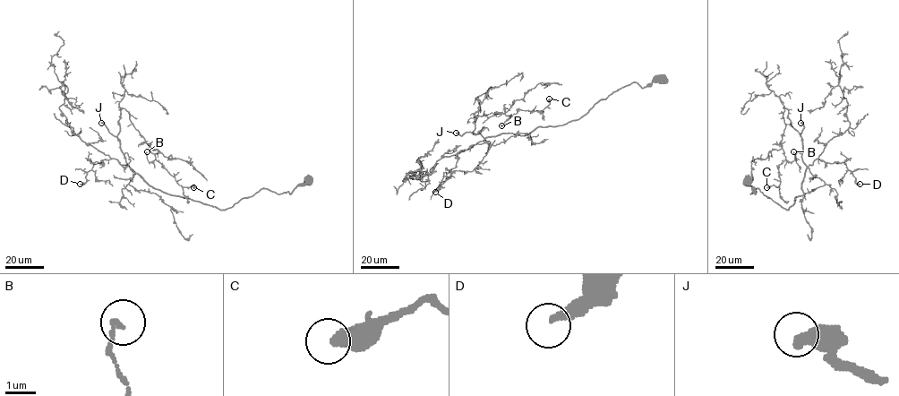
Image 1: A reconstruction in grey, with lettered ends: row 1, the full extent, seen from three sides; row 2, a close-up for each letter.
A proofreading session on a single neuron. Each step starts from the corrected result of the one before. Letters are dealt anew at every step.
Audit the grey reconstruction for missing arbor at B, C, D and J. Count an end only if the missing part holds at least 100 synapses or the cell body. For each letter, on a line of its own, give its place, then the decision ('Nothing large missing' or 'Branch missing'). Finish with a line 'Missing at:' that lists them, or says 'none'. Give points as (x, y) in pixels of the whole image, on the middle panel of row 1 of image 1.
B: Place: (501, 125). Nothing large missing
C: Place: (549, 98). Nothing large missing
D: Place: (435, 192). Nothing large missing
J: Place: (456, 133). Branch missing
Missing at: J

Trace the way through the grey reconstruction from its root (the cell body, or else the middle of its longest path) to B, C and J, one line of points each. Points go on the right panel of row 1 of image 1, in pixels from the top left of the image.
B: (748, 180), (750, 194), (758, 188), (788, 210), (803, 194), (806, 166), (784, 108), (788, 161), (793, 151)
C: (748, 180), (750, 194), (758, 188), (787, 210), (803, 194), (802, 138), (786, 108), (780, 184), (766, 187)
J: (748, 180), (756, 192), (750, 194), (758, 188), (787, 210), (803, 194), (806, 166), (800, 123)

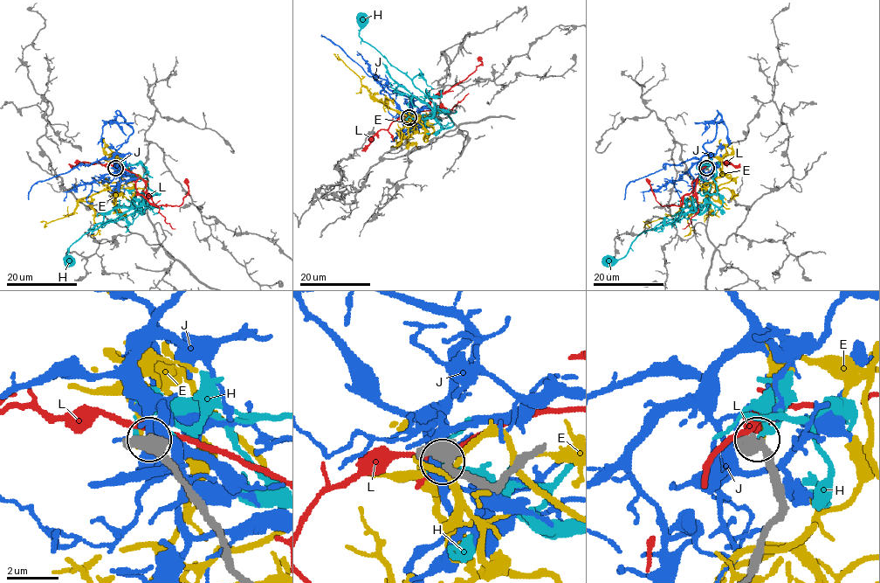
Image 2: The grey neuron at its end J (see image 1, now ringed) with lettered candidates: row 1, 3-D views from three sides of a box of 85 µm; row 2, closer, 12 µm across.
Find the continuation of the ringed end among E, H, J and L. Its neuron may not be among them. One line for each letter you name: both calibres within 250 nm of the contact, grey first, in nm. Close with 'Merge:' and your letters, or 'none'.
Merge: none

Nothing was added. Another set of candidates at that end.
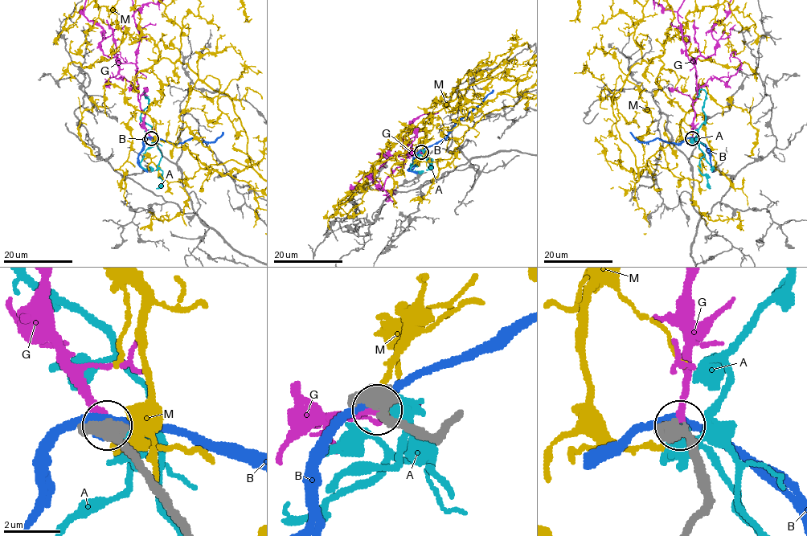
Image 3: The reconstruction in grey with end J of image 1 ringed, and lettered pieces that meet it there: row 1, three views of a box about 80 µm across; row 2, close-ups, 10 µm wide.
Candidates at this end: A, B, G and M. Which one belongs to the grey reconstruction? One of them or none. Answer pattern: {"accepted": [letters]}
{"accepted": ["G"]}

